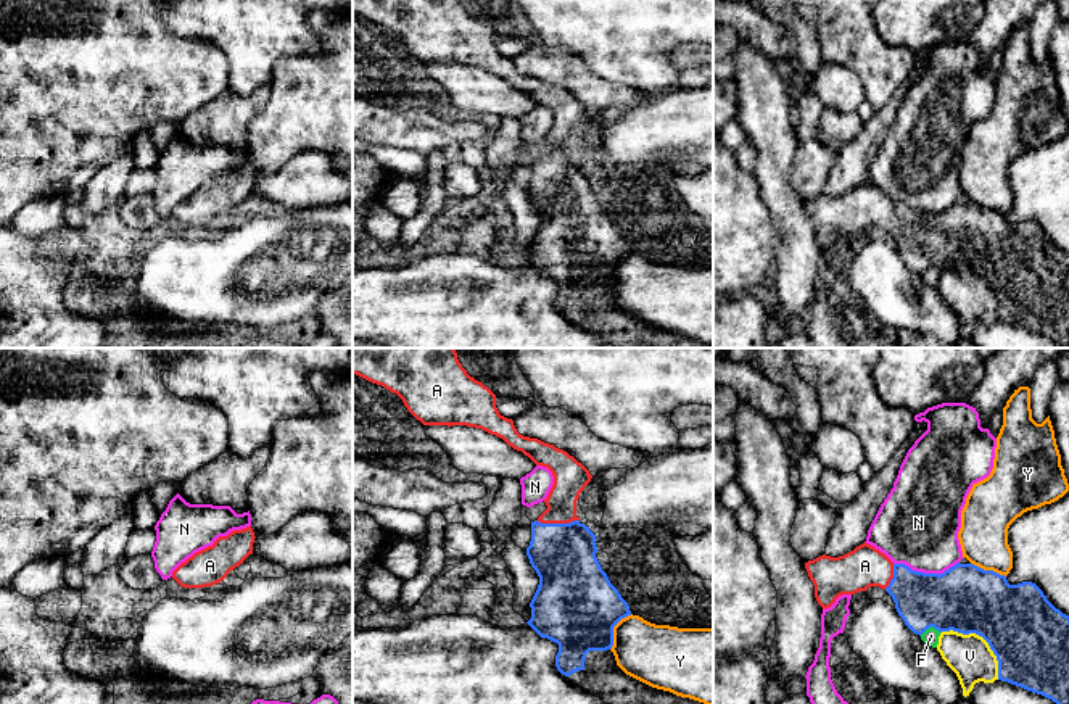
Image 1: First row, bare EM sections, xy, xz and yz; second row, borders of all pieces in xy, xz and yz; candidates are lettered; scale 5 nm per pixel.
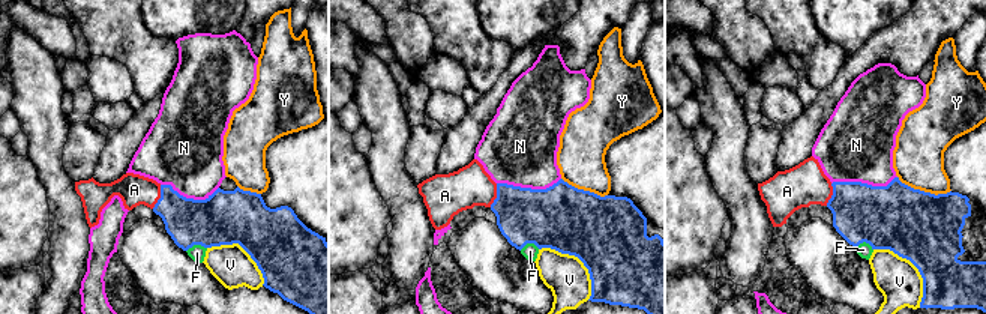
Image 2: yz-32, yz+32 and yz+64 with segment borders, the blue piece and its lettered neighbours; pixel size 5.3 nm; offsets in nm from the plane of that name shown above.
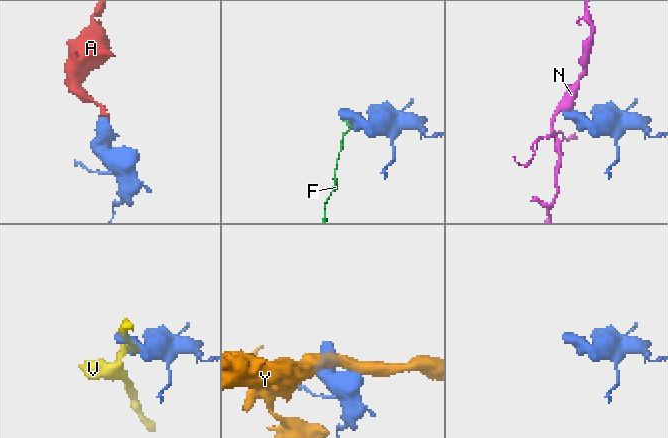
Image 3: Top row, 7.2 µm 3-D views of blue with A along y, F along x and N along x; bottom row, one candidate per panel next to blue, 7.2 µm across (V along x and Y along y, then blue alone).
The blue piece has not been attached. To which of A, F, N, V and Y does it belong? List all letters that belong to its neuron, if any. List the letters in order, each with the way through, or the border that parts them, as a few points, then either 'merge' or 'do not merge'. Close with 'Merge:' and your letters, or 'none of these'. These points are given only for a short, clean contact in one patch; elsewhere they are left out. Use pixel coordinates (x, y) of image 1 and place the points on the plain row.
A: across xz (564, 194), (557, 178), (557, 163), (561, 140), (570, 116) | merge
F: along yz (941, 271), (928, 266), (920, 274) | do not merge
N: do not merge
V: do not merge
Y: do not merge
Merge: A

